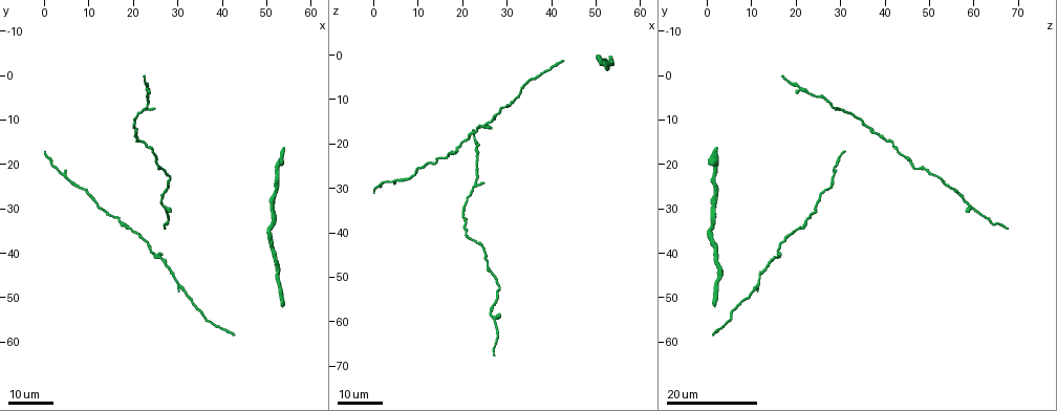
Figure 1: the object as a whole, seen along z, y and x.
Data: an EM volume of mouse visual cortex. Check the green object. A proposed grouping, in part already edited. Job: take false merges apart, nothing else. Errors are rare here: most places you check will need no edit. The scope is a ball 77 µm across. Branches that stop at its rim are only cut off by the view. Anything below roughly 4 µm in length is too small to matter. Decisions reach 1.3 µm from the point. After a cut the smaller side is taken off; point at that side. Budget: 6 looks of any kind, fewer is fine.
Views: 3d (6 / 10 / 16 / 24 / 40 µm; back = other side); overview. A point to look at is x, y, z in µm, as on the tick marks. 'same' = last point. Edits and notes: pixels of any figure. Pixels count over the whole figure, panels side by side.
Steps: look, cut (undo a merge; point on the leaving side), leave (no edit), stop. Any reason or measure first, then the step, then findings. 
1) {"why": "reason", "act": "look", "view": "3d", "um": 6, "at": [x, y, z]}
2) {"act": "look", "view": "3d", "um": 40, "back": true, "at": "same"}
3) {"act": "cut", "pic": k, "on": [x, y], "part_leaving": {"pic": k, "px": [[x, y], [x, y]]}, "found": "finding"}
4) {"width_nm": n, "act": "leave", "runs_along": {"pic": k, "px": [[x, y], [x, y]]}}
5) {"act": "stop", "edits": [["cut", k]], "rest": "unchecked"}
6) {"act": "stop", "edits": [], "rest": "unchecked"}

{"act": "look", "view": "3d", "um": 24, "at": [5.5, 24.0, 28.0]}

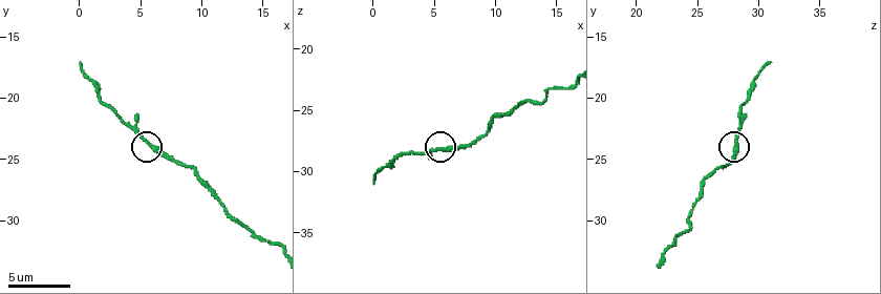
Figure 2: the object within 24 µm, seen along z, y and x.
{"act": "look", "view": "3d", "um": 10, "at": [5.8, 23.6, 28.2]}

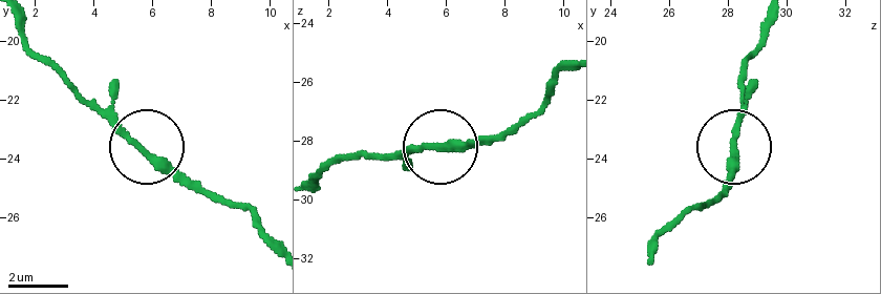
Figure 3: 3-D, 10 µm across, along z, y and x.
{"width_nm": 250, "act": "leave", "found": "continuous, no second neuron"}

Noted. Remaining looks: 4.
{"why": "thick turns thin", "act": "look", "view": "3d", "um": 24, "at": [27.0, 27.0, 57.0]}

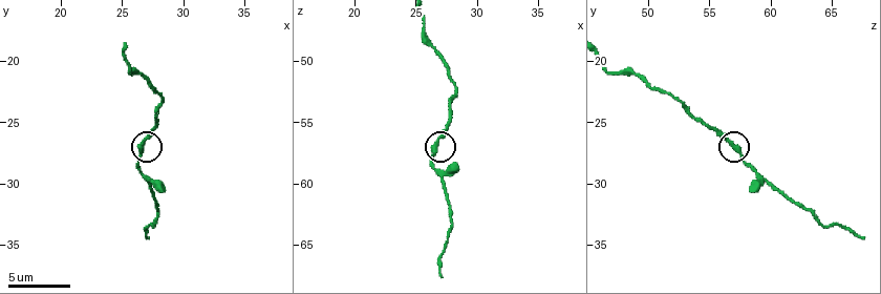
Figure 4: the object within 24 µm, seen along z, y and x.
{"act": "look", "view": "3d", "um": 6, "at": [26.4, 27.0, 57.2]}

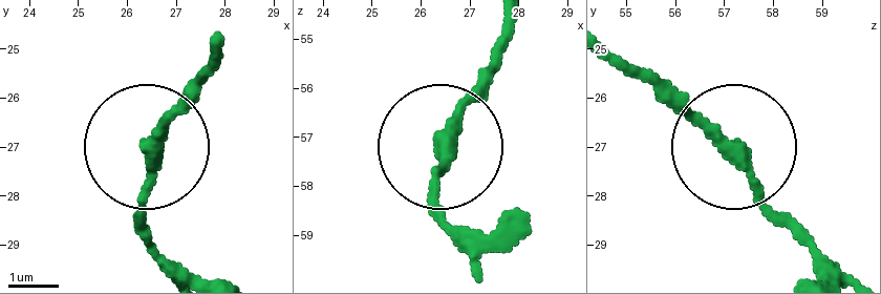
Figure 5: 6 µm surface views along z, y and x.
{"width_nm": 280, "act": "leave", "runs_along": {"pic": 5, "px": [[609, 46], [672, 84], [818, 255]]}, "found": "continuous, no second neuron"}

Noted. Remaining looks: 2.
{"act": "look", "view": "3d", "um": 16, "at": [20.5, 11.0, 35.5]}

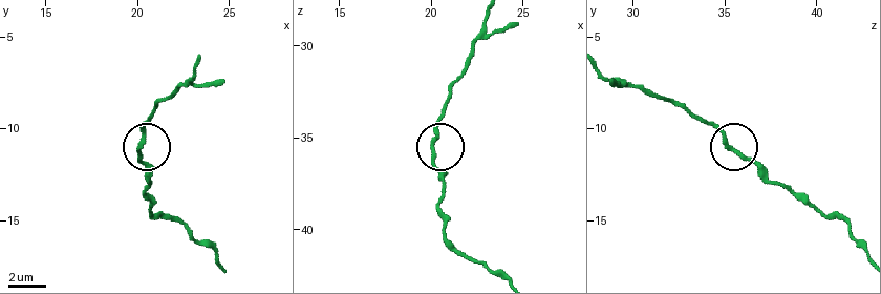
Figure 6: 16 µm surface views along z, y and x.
{"why": "zoom in", "act": "look", "view": "3d", "um": 6, "at": [20.2, 10.9, 35.3]}

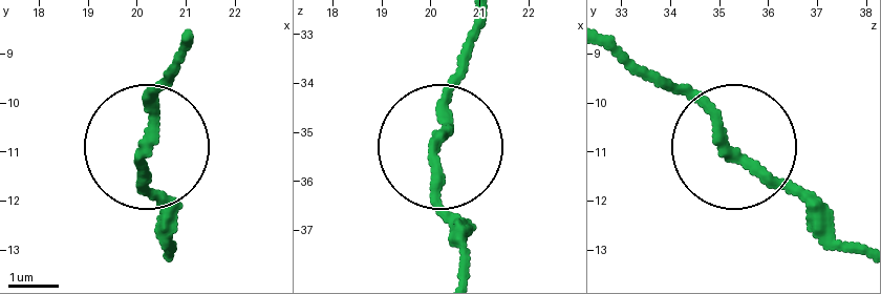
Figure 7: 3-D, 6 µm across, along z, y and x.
{"side_arm_um": 24, "act": "leave", "found": "one neuron here"}

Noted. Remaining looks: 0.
{"act": "stop", "edits": [], "rest": "unchecked"}

